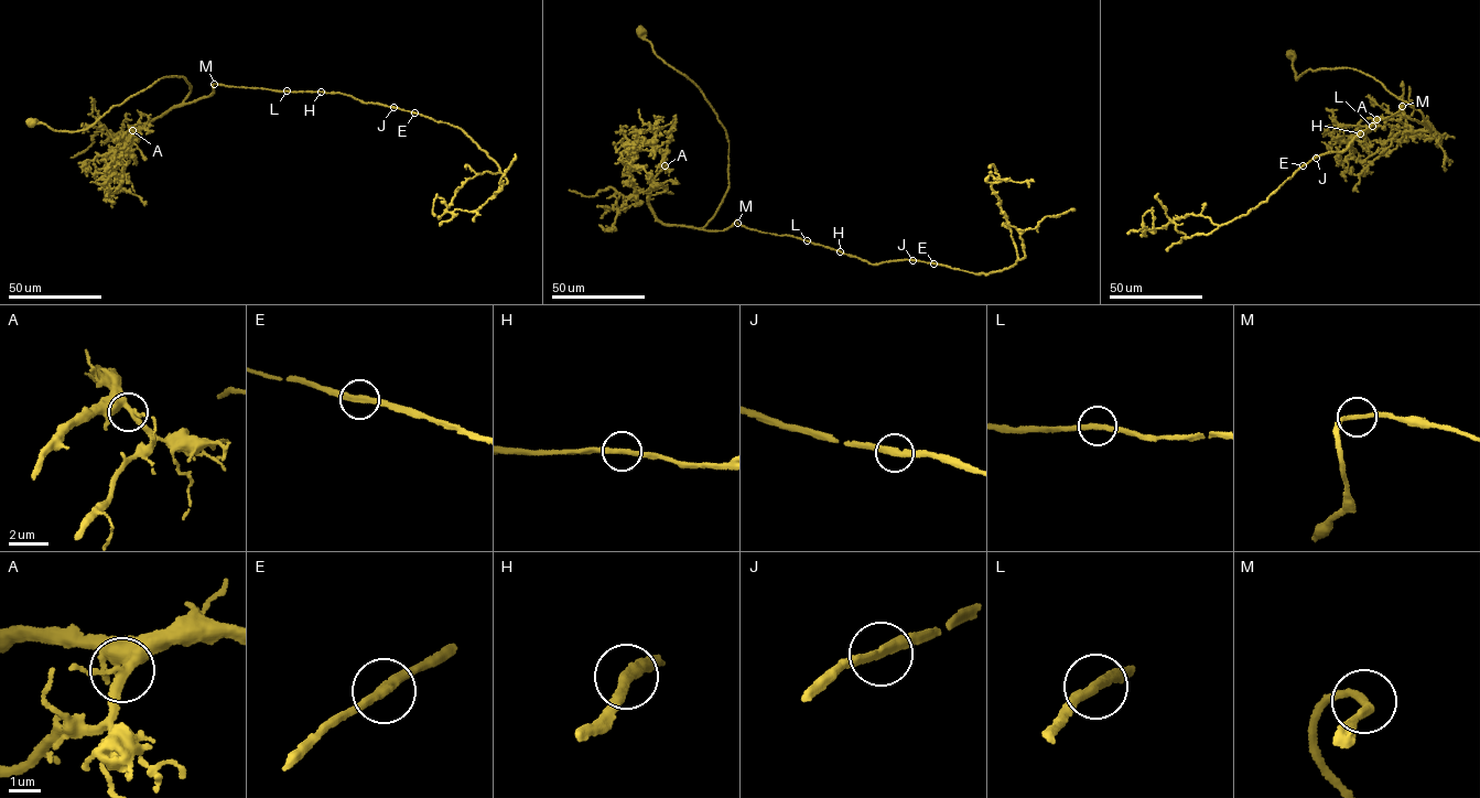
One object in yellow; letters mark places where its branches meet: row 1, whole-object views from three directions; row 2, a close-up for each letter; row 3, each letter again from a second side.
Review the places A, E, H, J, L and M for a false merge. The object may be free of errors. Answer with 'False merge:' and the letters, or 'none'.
False merge: none

